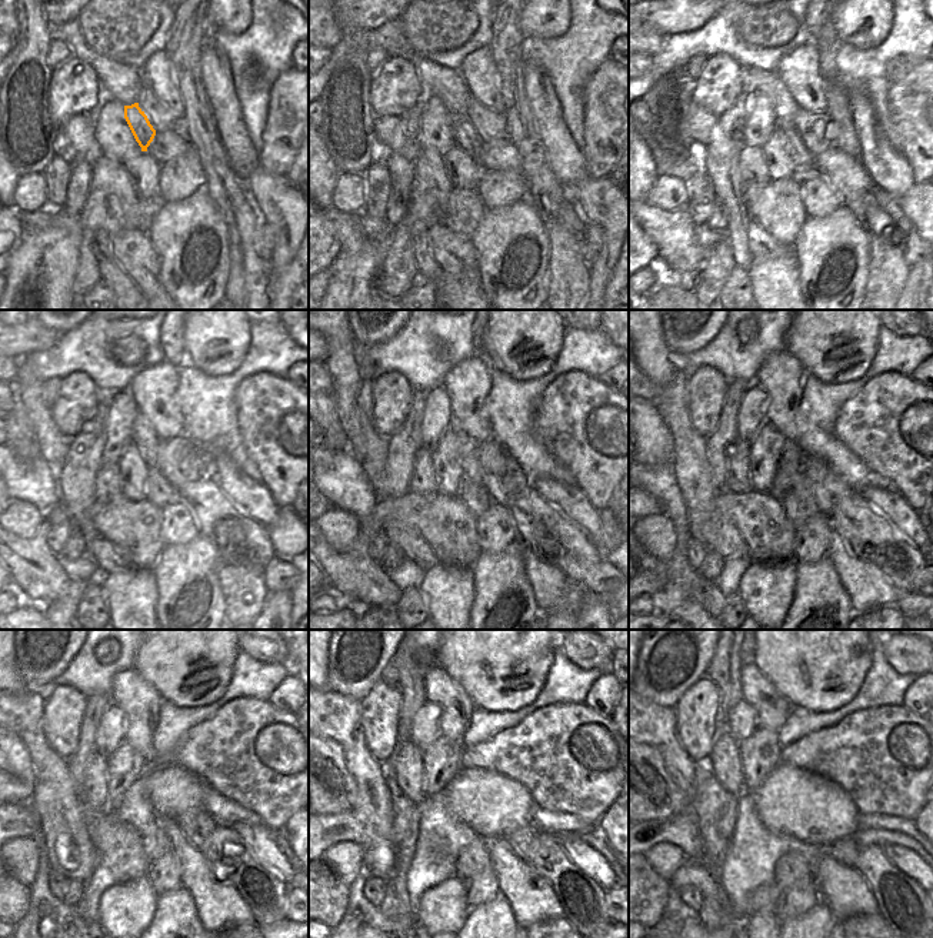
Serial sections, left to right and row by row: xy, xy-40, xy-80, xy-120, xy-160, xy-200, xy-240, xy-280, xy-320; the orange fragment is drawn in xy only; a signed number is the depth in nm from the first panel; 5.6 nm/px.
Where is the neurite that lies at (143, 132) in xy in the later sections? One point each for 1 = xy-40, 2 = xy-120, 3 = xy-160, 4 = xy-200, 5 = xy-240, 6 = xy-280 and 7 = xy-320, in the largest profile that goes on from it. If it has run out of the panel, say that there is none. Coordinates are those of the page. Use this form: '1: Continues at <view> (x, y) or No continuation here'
1: Continues at xy-40 (465, 136)
2: Continues at xy-120 (157, 490)
3: Continues at xy-160 (473, 493)
4: Continues at xy-200 (799, 504)
5: Continues at xy-240 (157, 838)
6: Continues at xy-280 (475, 857)
7: Continues at xy-320 (790, 868).

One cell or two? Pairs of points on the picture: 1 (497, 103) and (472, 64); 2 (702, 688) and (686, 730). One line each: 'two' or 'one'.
1: one
2: one

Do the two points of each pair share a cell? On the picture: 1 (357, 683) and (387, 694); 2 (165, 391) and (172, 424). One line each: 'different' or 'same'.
1: different
2: same

